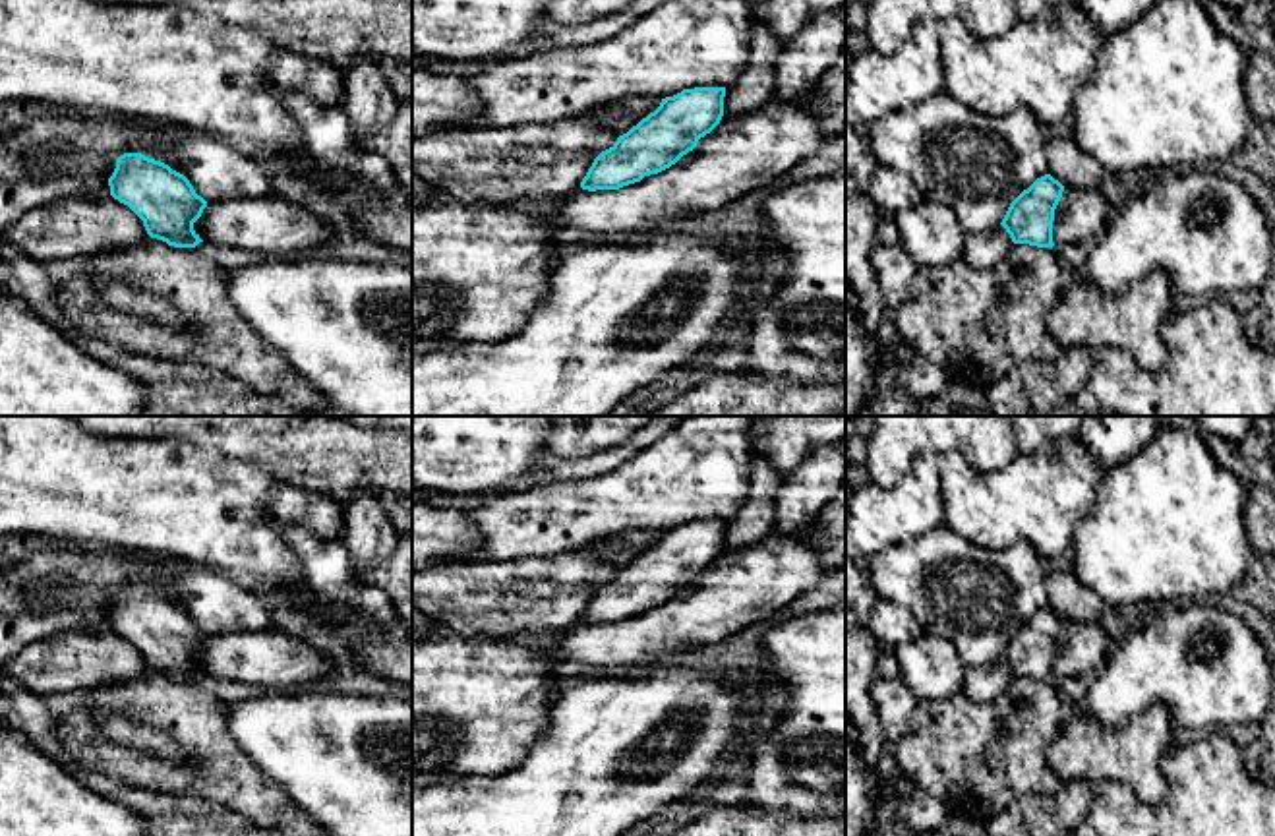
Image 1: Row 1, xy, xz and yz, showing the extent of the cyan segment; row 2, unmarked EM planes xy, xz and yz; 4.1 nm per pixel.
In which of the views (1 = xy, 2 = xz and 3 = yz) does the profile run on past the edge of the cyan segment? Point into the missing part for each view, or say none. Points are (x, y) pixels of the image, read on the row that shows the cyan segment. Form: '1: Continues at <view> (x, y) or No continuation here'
1: No continuation here
2: No continuation here
3: No continuation here

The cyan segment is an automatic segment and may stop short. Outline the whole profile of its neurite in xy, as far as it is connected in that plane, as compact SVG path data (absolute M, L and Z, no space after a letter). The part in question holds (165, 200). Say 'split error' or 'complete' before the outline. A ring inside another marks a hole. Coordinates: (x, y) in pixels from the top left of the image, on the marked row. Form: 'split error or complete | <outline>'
complete | M124 153L116 159L108 186L110 195L143 221L151 238L174 248L195 248L203 242L193 223L207 201L168 164L141 153Z

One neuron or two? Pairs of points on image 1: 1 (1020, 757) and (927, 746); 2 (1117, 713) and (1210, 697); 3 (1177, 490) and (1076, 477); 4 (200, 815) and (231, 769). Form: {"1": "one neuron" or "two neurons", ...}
{"1": "one neuron", "2": "one neuron", "3": "two neurons", "4": "two neurons"}

